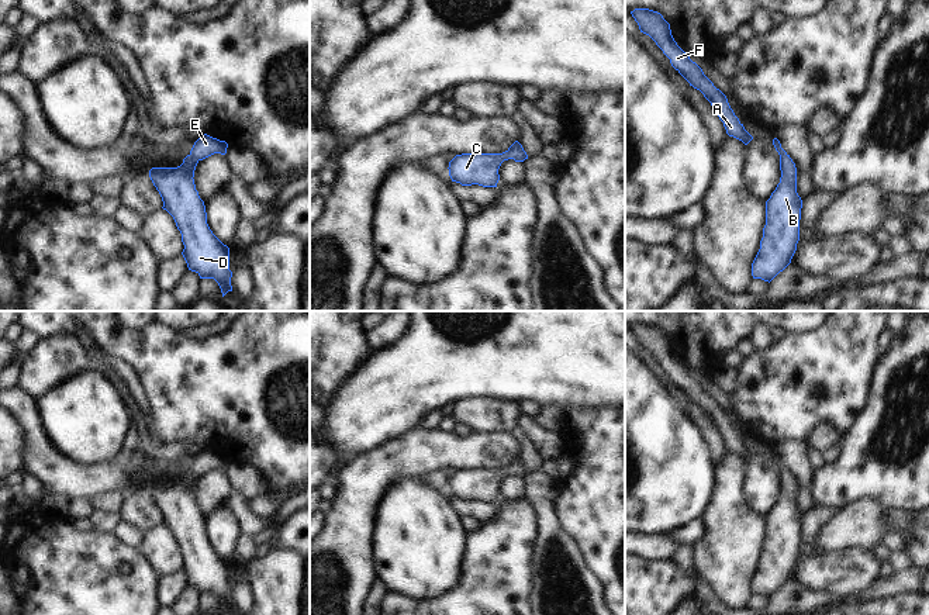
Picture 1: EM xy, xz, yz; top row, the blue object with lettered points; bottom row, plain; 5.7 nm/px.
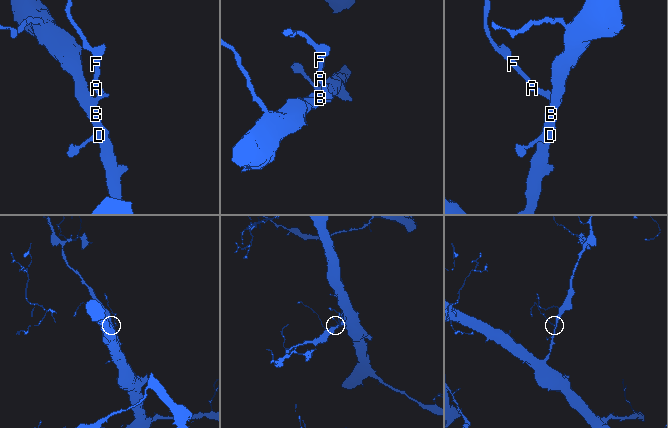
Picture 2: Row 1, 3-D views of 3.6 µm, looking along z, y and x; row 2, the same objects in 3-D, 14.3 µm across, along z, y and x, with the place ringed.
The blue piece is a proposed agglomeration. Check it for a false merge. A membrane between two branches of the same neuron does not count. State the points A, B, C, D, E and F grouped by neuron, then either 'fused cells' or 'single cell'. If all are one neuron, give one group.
groups A B C D E F; single cell

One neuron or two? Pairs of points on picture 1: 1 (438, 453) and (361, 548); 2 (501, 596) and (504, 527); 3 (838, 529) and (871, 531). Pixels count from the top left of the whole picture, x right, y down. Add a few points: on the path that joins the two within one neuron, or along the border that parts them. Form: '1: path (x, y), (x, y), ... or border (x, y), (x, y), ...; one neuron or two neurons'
1: path (406, 455), (361, 497), (361, 515); one neuron
2: path (497, 579), (500, 543); one neuron
3: path (846, 529), (863, 529); one neuron

